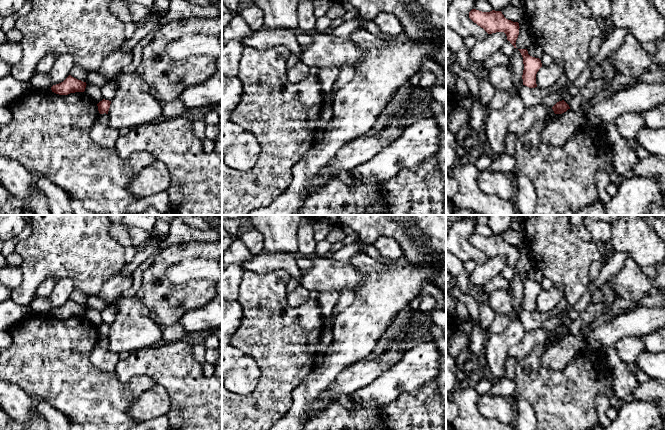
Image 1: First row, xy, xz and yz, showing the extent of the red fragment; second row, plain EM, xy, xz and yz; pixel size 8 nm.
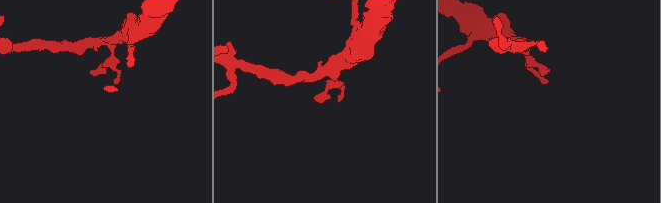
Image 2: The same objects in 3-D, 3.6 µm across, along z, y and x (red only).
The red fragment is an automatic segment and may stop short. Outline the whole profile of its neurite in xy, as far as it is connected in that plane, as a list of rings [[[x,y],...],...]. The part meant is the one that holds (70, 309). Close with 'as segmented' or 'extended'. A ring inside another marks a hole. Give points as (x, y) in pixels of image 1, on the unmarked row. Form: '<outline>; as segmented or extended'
[[[69,299],[63,306],[53,309],[51,314],[59,319],[68,319],[75,316],[84,316],[86,309],[86,306],[78,304]]]; as segmented

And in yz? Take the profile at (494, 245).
[[[472,233],[469,242],[488,258],[504,256],[507,264],[517,272],[515,267],[519,259],[519,247],[506,243],[501,235],[482,236]]]; as segmented

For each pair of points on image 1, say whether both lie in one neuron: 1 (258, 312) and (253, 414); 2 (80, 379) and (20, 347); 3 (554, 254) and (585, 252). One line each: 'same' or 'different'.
1: same
2: same
3: same

